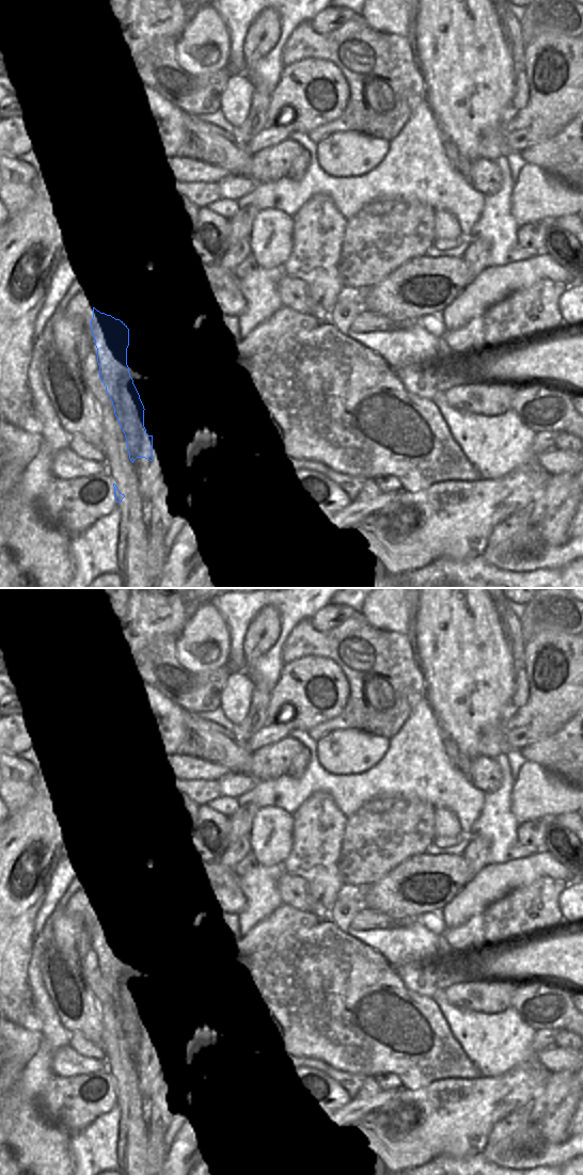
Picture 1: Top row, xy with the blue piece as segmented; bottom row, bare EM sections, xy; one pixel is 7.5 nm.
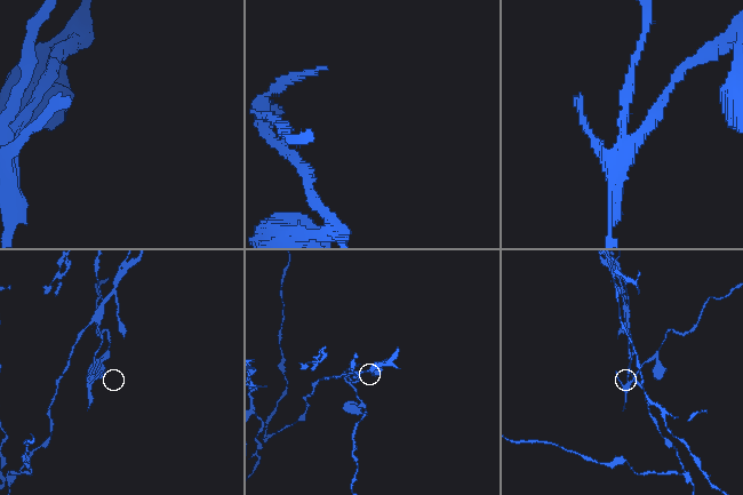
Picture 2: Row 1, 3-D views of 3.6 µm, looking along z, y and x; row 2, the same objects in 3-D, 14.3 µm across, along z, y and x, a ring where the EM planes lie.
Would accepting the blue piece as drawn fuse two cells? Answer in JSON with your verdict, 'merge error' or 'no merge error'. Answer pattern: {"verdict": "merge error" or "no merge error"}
{"verdict": "merge error"}

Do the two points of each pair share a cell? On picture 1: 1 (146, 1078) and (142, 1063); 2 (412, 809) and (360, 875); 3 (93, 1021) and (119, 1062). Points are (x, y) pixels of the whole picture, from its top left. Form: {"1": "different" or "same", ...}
{"1": "same", "2": "same", "3": "different"}

